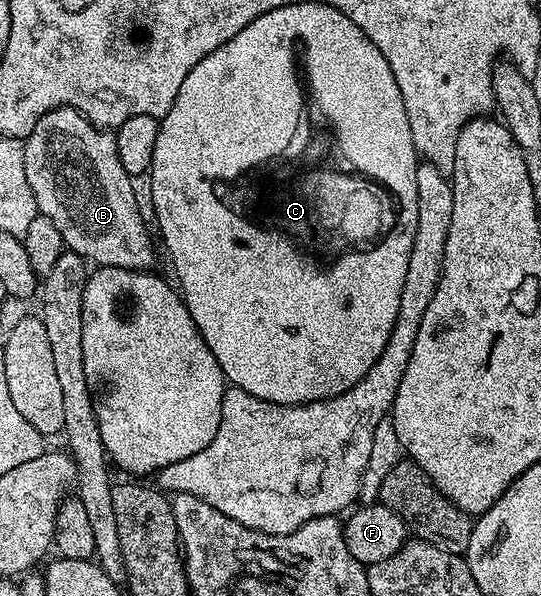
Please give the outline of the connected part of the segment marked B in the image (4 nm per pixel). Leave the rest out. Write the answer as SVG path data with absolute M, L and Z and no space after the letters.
M74 109L48 111L24 138L24 175L28 175L28 187L32 187L39 214L52 219L69 252L77 253L95 266L111 265L139 271L155 268L154 241L146 230L149 229L148 223L140 219L140 211L136 211L131 176L124 171L124 167L120 167L113 132L98 128Z

